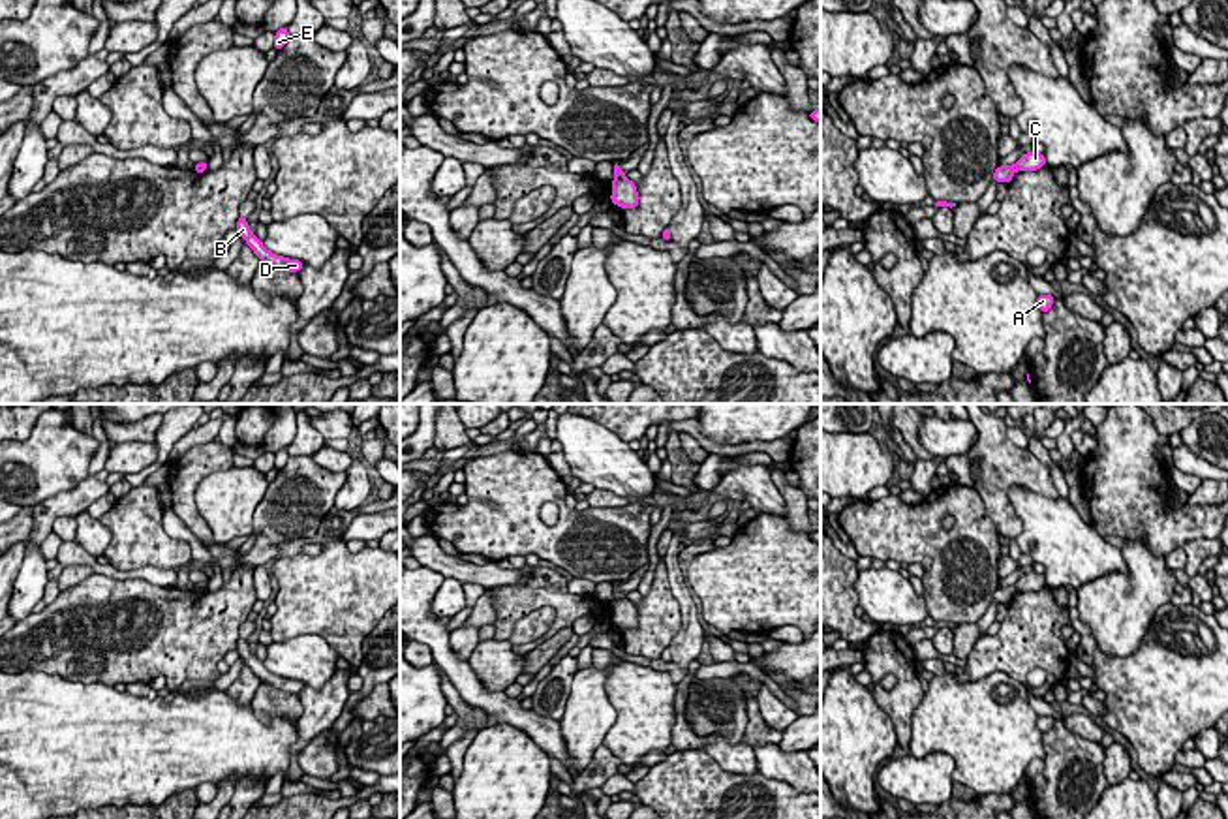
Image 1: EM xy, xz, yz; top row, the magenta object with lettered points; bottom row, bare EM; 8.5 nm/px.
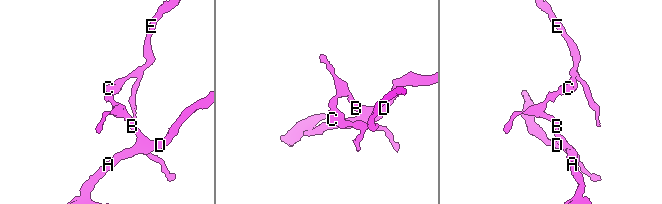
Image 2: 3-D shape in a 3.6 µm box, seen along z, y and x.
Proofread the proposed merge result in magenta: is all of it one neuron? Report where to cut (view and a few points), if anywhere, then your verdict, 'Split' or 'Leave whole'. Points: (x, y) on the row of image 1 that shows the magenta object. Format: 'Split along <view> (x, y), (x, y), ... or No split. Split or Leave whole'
Split along yz (1014, 164), (1016, 169). Split

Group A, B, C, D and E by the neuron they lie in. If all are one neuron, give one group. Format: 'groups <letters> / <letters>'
groups A B D / C E

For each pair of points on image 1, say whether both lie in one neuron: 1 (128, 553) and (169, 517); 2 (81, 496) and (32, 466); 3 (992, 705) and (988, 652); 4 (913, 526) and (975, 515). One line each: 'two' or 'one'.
1: two
2: two
3: two
4: one

